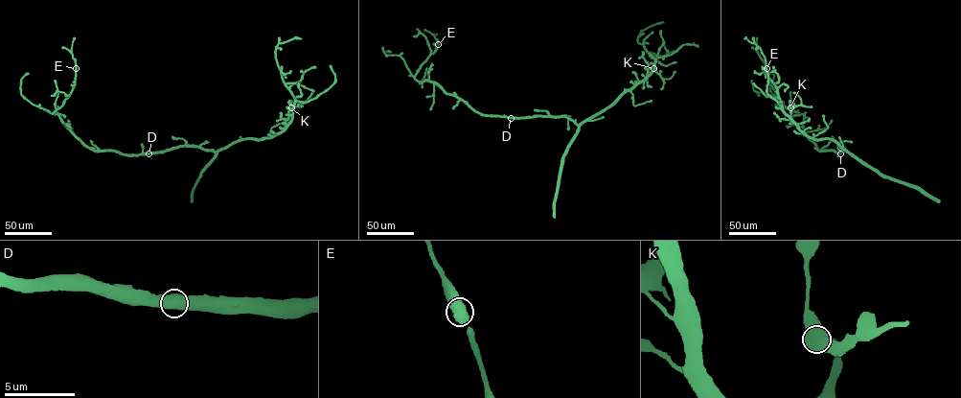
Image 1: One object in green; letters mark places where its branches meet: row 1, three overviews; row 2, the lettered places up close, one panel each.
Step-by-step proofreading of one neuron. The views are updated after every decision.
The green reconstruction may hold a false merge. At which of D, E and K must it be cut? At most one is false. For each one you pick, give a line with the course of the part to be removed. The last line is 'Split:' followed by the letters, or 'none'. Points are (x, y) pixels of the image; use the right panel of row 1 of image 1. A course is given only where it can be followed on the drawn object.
Split: none

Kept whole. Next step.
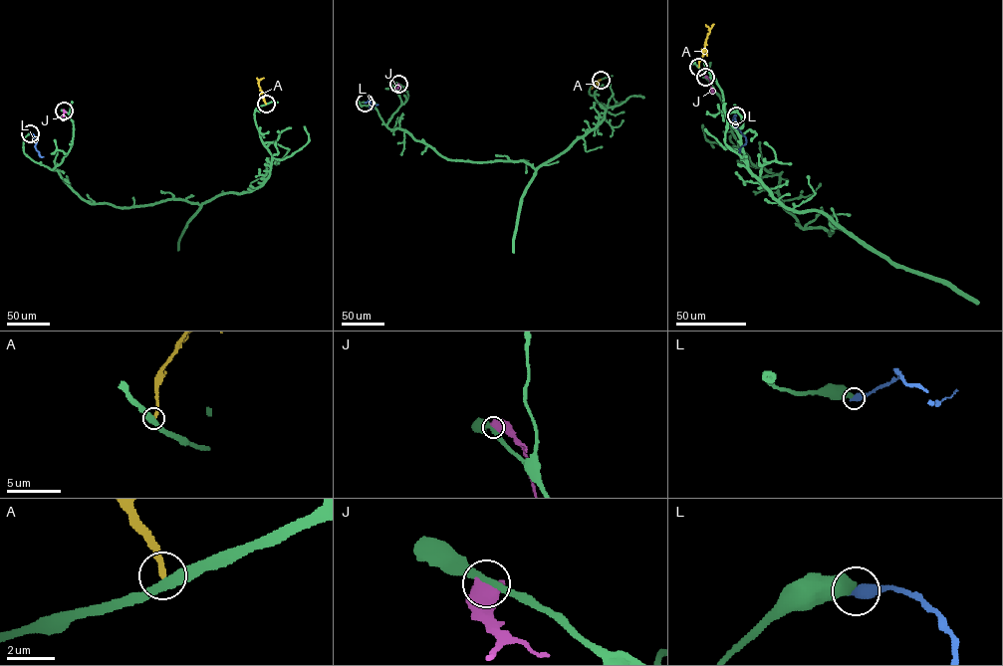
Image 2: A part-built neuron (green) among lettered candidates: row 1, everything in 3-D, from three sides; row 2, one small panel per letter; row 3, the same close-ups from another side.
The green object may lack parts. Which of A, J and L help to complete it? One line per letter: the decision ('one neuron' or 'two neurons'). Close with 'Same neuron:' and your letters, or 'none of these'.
A: two neurons
J: two neurons
L: two neurons
Same neuron: none of these

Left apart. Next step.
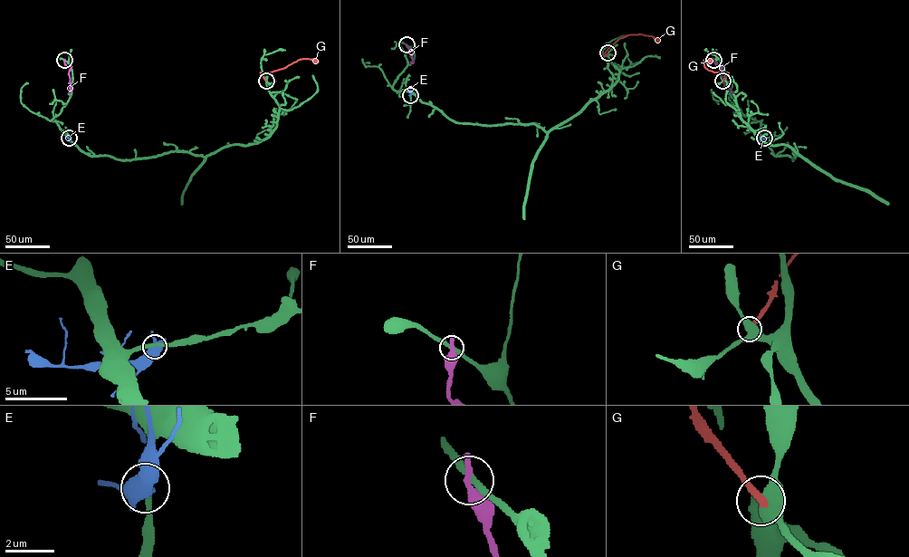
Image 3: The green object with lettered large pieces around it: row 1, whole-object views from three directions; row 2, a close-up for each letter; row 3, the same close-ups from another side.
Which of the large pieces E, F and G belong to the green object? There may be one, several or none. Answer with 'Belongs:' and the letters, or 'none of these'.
Belongs: none of these

